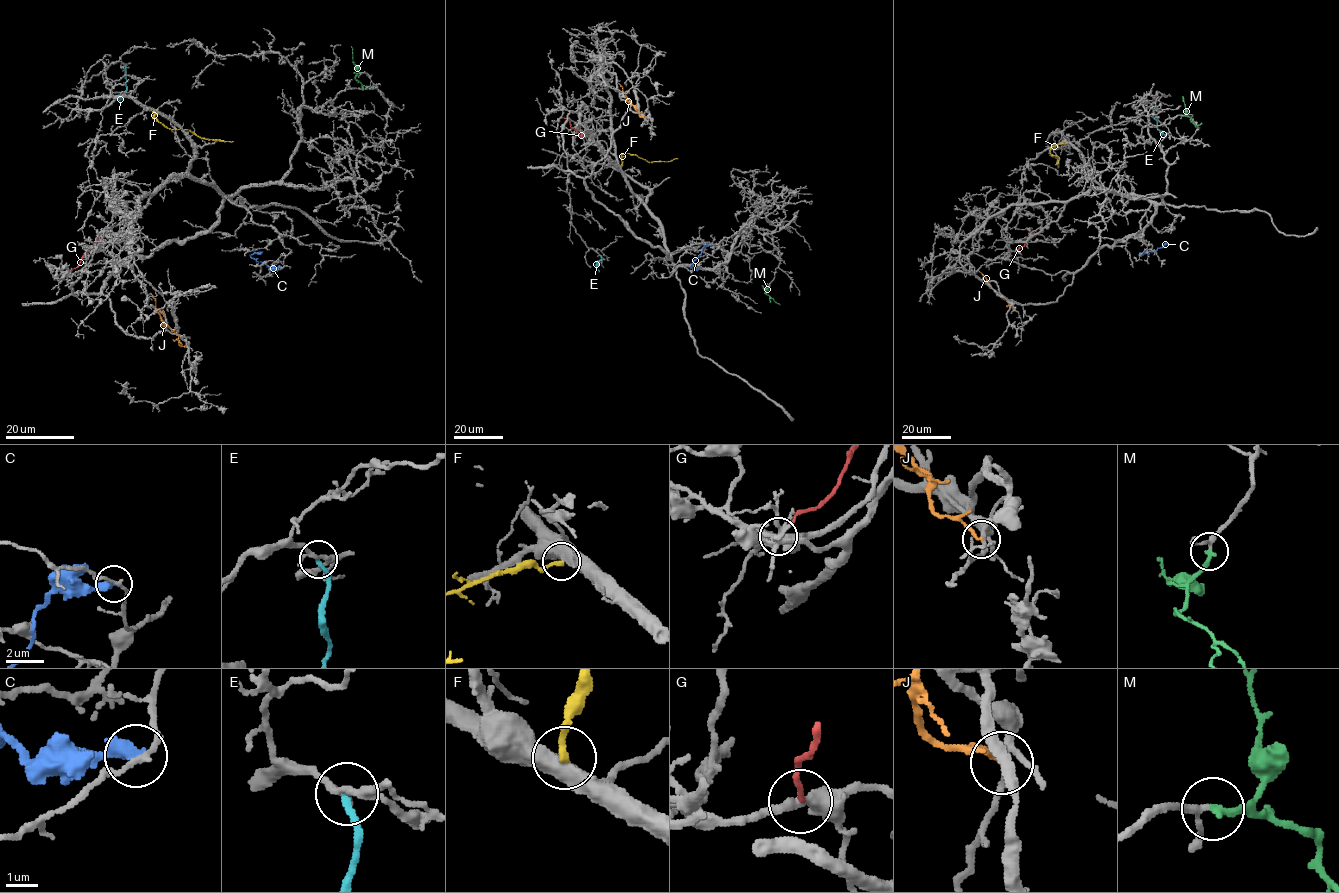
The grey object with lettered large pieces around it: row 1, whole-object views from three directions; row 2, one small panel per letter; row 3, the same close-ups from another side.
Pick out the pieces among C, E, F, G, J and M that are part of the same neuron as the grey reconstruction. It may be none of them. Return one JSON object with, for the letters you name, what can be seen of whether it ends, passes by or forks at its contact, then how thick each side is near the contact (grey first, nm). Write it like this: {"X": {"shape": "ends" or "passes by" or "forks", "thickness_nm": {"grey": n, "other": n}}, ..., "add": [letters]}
{"M": {"shape": "ends", "thickness_nm": {"grey": 180, "other": 280}}, "add": ["M"]}

